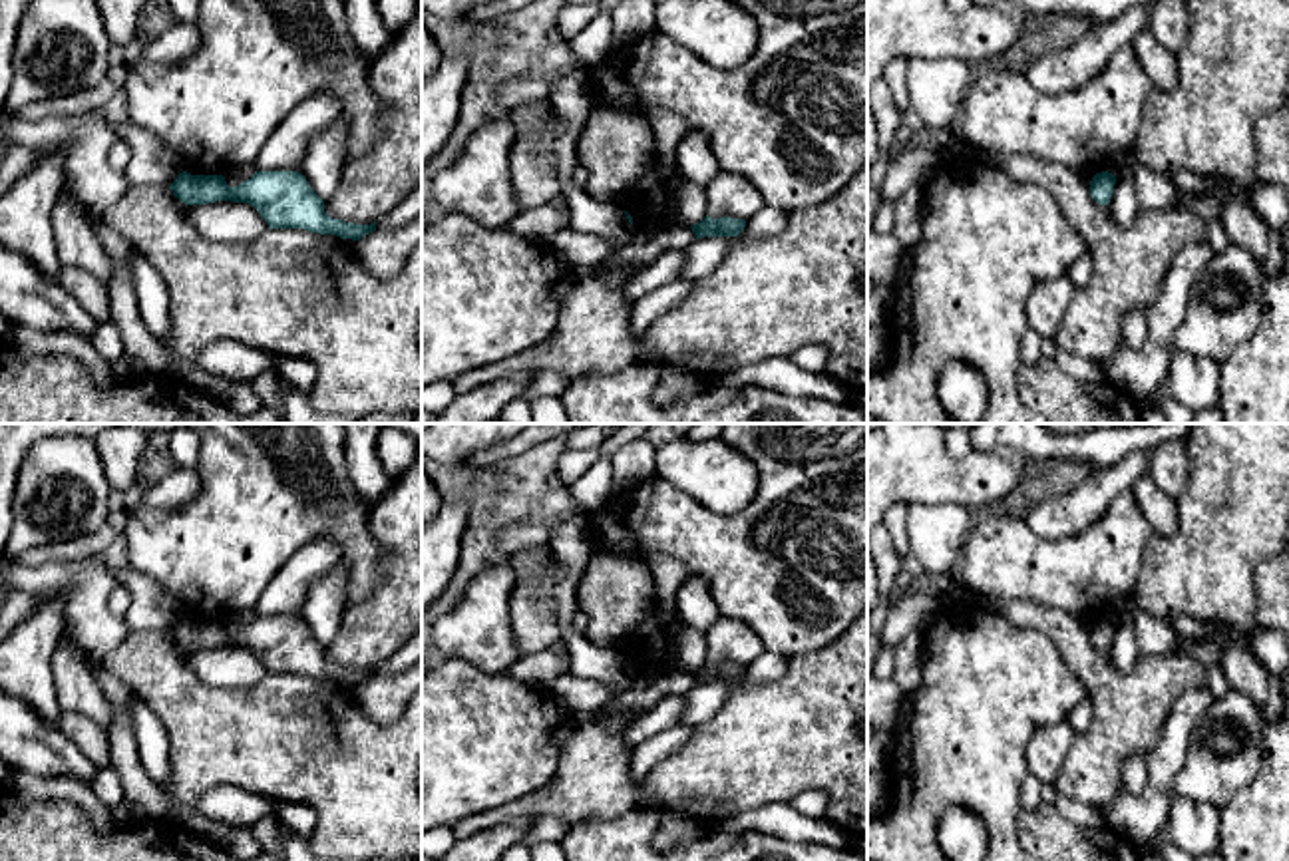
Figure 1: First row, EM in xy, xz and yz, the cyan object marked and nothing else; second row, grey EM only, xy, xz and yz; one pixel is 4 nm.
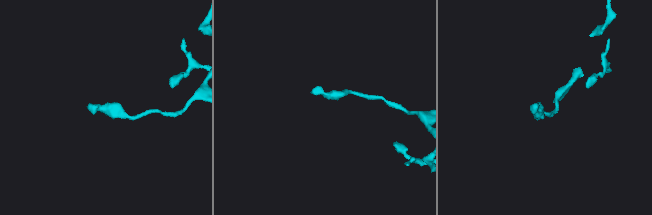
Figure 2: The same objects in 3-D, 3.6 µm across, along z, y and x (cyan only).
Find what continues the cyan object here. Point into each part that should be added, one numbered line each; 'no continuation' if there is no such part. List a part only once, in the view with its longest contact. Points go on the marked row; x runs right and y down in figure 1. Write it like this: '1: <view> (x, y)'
no continuation

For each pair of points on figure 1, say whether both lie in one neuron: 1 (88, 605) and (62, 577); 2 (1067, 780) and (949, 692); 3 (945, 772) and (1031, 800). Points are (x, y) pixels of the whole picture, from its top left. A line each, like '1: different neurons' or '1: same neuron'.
1: same neuron
2: different neurons
3: different neurons

